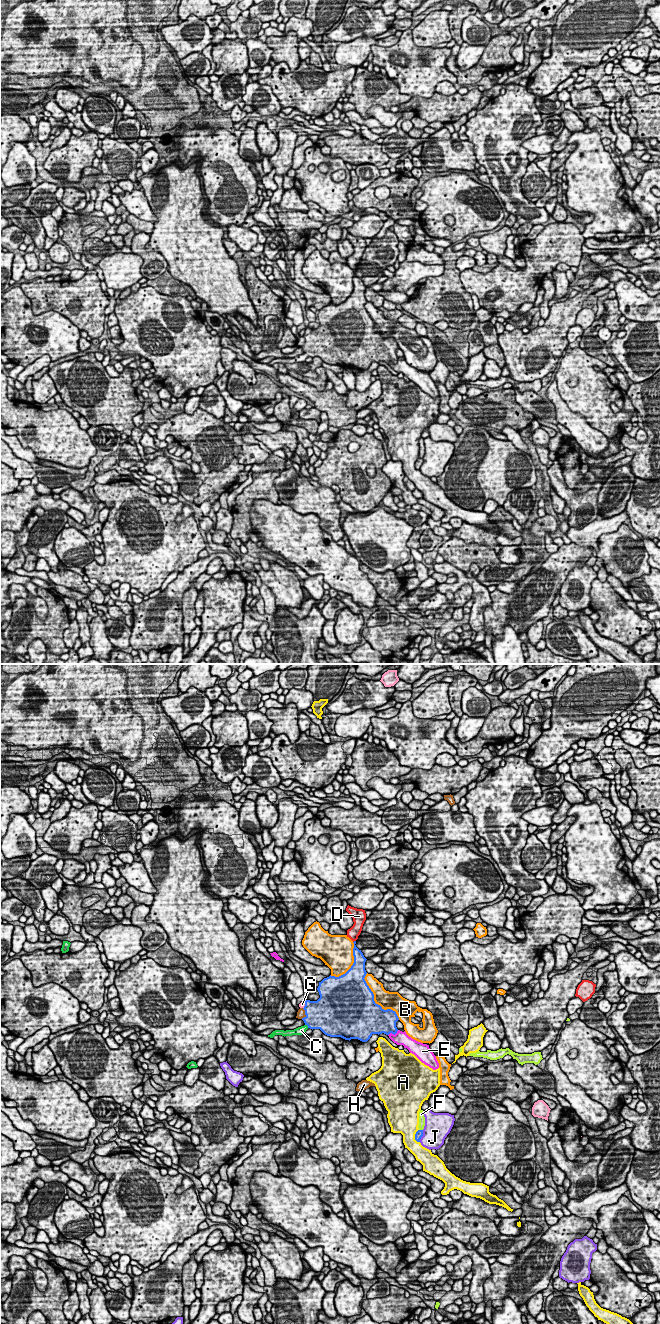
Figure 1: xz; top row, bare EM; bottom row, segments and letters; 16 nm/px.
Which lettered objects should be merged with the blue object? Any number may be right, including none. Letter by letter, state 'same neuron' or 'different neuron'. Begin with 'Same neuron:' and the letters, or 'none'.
Same neuron: C, D
A: different neuron
B: different neuron
C: same neuron
D: same neuron
E: different neuron
F: different neuron
G: different neuron
H: different neuron
J: different neuron

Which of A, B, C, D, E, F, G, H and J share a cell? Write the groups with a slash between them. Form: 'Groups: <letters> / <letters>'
Groups: A / B / C D / E / F / G / H / J

